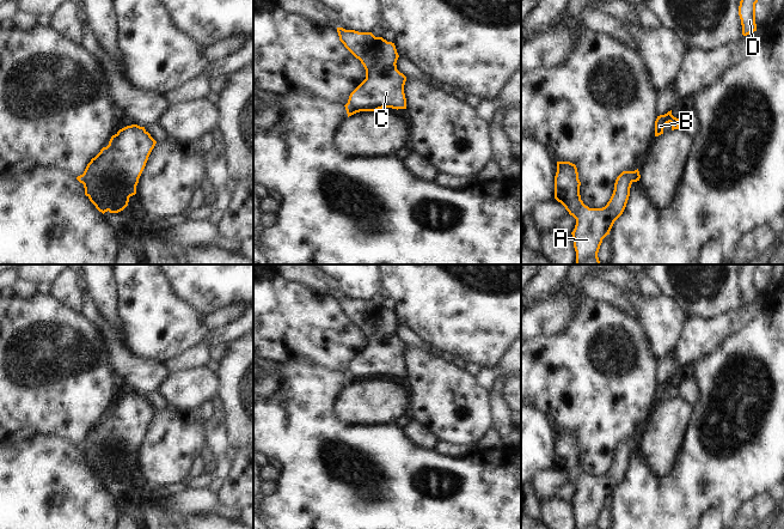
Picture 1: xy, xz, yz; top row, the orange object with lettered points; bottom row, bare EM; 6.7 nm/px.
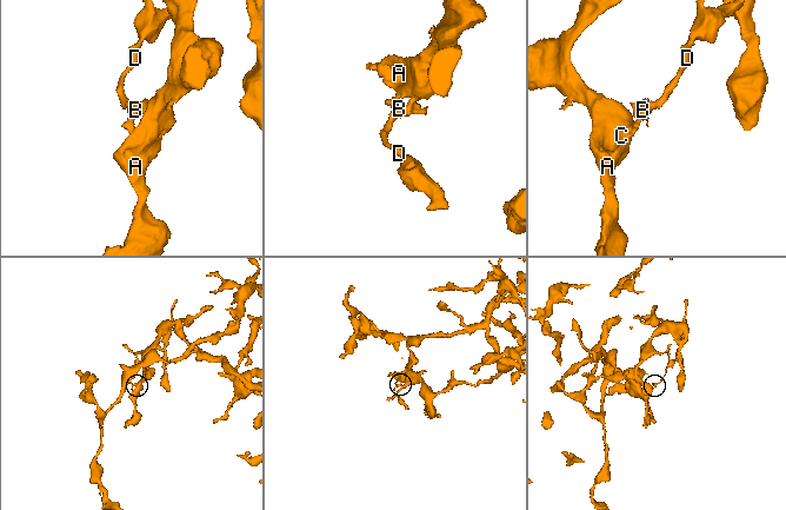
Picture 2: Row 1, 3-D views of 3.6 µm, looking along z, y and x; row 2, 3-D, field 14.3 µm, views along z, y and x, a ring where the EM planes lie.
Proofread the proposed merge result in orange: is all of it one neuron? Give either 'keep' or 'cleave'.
cleave

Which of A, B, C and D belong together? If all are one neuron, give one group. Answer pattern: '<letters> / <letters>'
A C / B D

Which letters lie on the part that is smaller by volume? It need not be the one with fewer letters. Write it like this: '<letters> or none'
B, D

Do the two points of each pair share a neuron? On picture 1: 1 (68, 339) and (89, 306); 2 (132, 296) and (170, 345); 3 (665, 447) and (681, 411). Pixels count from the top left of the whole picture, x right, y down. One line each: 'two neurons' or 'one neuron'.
1: two neurons
2: one neuron
3: one neuron

